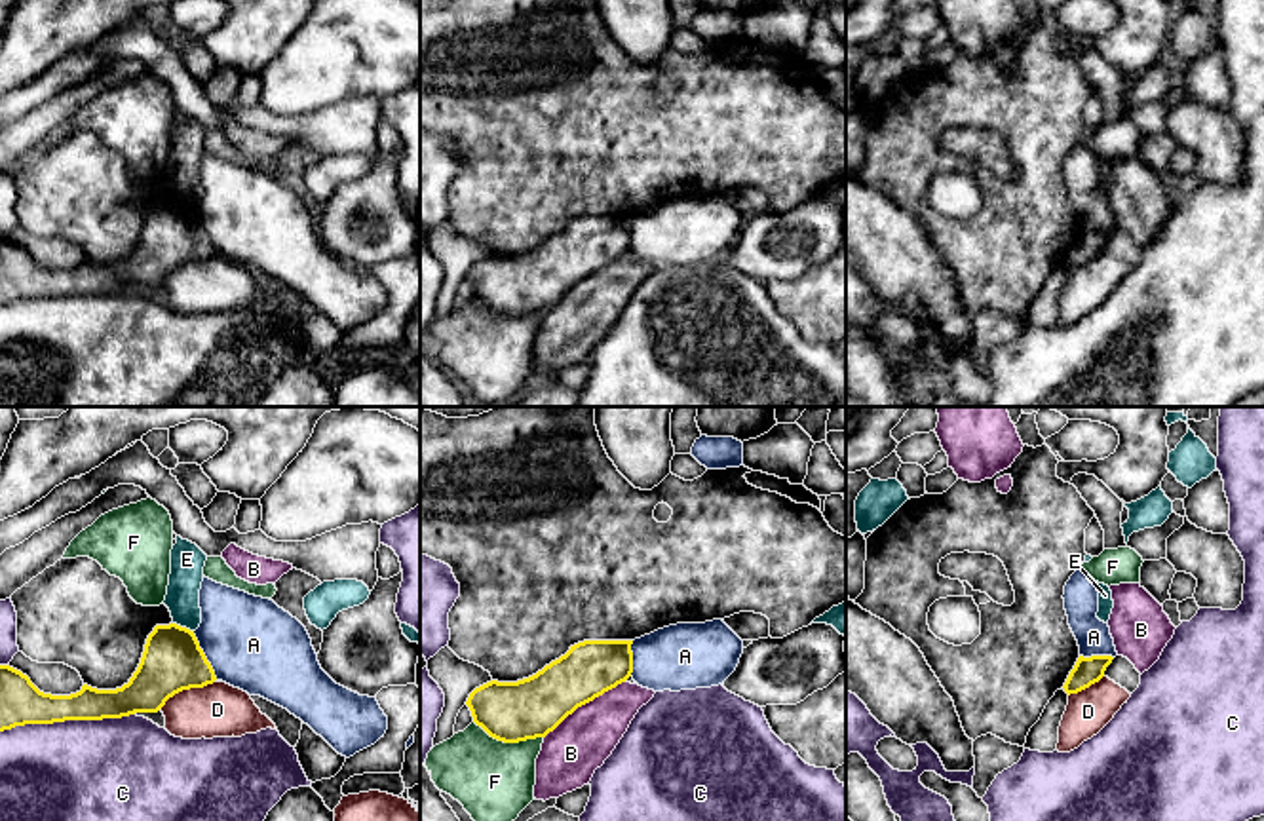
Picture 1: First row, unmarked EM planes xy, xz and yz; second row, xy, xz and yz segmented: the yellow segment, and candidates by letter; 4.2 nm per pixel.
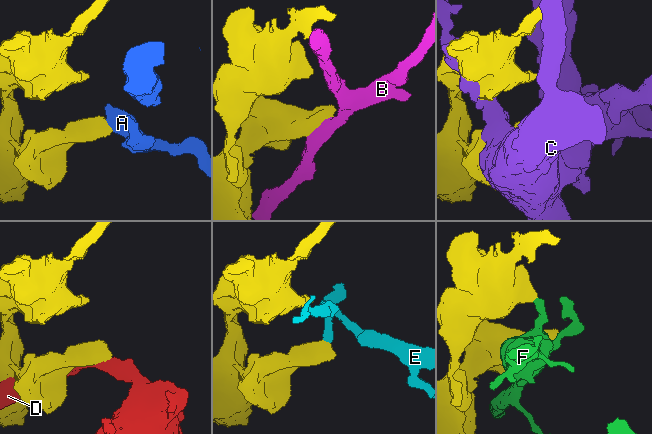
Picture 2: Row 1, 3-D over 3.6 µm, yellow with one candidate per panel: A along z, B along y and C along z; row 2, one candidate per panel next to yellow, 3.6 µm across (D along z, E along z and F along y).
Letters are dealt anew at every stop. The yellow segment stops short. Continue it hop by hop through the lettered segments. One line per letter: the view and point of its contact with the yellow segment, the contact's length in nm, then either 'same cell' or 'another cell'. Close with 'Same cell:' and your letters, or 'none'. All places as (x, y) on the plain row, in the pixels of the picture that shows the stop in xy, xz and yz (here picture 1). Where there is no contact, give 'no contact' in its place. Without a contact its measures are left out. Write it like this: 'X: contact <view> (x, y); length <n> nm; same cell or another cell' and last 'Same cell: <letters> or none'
A: contact xy (204, 230); length 240 nm; another cell
B: contact xz (584, 278); length 440 nm; another cell
C: contact xy (67, 293); length 550 nm; another cell
D: contact xy (185, 263); length 260 nm; another cell
E: contact xy (183, 202); length 100 nm; another cell
F: contact xz (508, 316); length 300 nm; another cell
Same cell: none

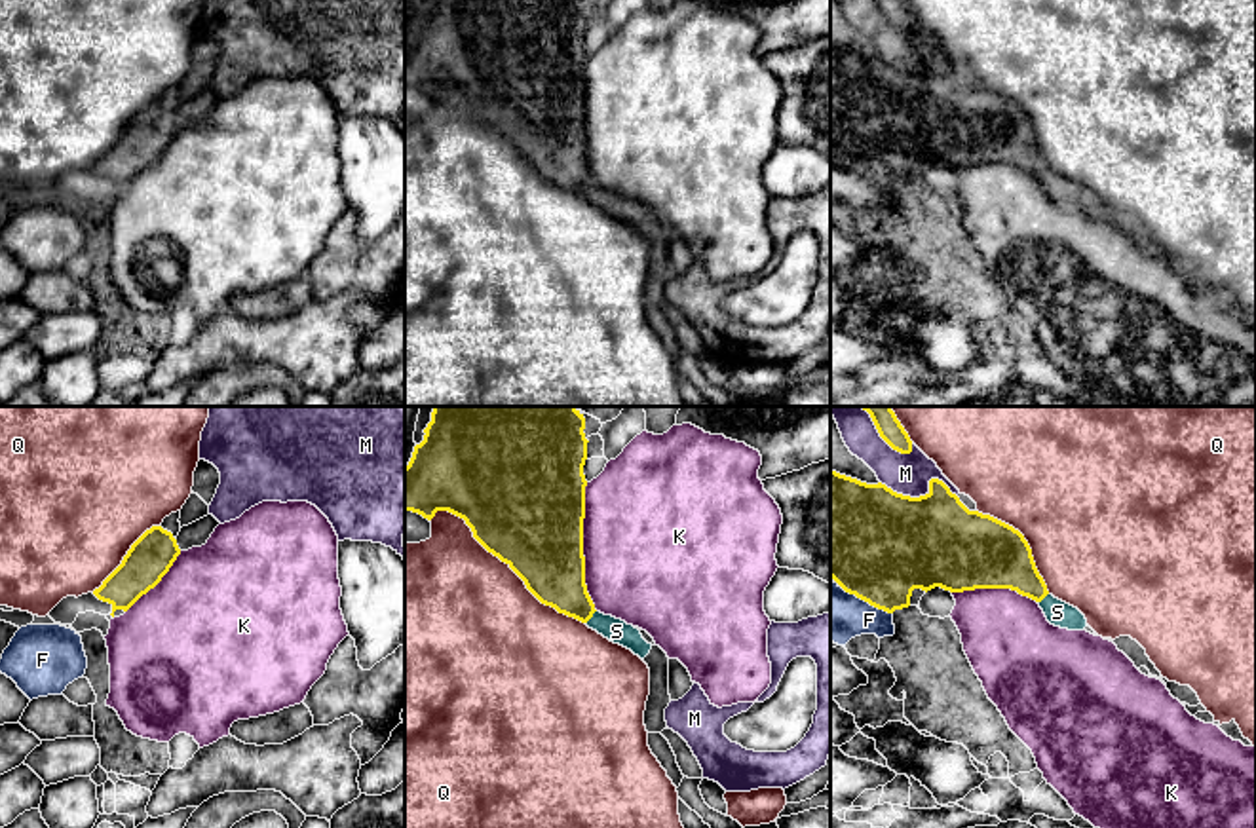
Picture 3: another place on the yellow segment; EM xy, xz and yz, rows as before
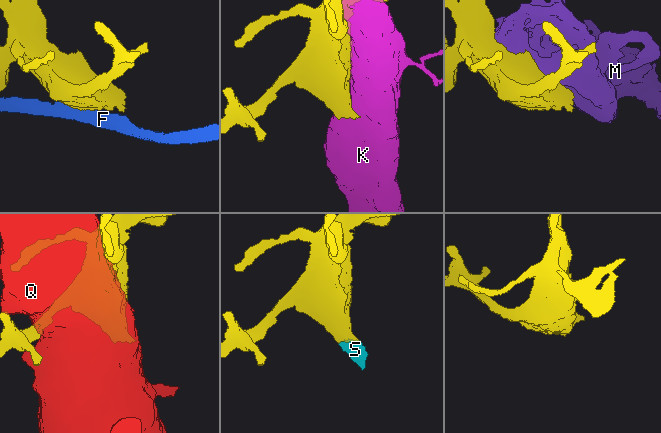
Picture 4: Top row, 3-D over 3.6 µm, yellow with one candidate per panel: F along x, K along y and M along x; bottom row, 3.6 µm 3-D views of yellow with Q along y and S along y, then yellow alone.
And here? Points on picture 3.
F: contact yz (865, 175); length 280 nm; another cell
K: contact xz (582, 122); length 550 nm; another cell
M: contact yz (922, 71); length 340 nm; another cell
Q: contact xz (510, 141); length 800 nm; another cell
S: contact xz (591, 190); length 80 nm; same cell
Same cell: S

